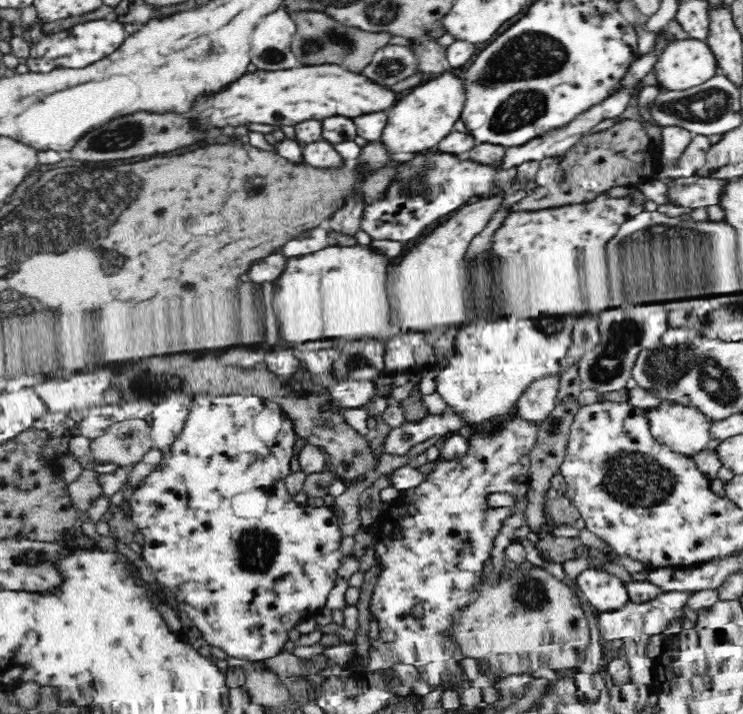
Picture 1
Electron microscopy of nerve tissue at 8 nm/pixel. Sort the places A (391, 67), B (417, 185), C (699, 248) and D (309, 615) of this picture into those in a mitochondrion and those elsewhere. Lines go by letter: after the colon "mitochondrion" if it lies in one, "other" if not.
A: mitochondrion
B: mitochondrion
C: mitochondrion
D: other

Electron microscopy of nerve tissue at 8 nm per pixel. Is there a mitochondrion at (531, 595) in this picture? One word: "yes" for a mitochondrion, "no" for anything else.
yes

